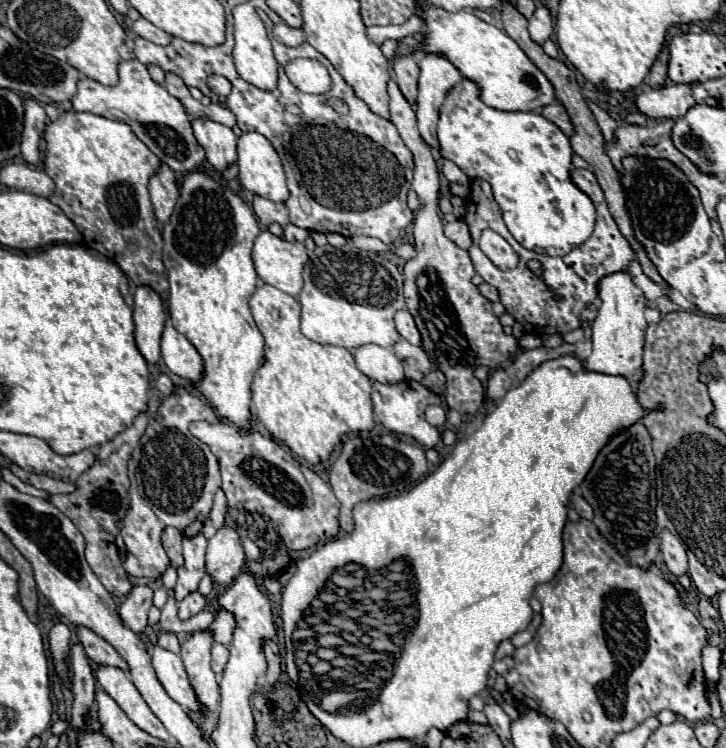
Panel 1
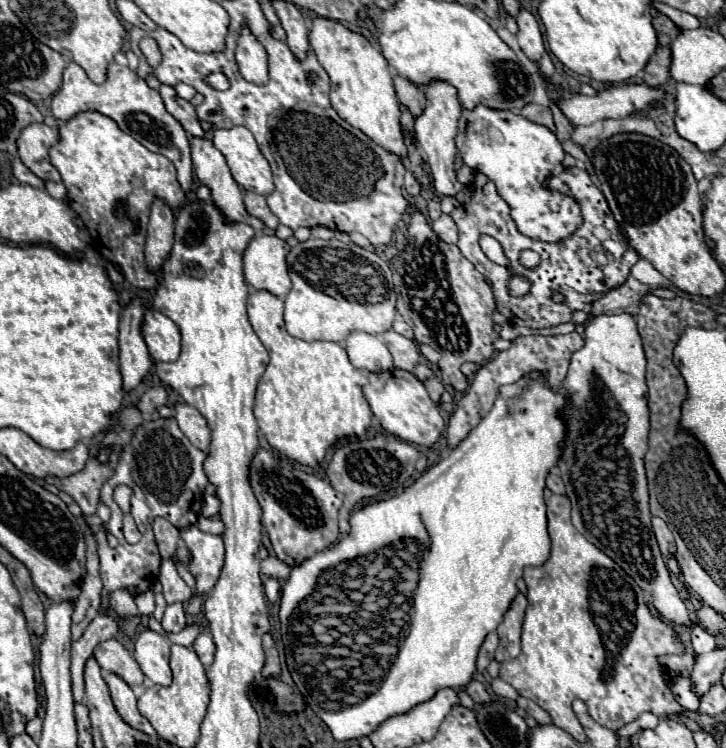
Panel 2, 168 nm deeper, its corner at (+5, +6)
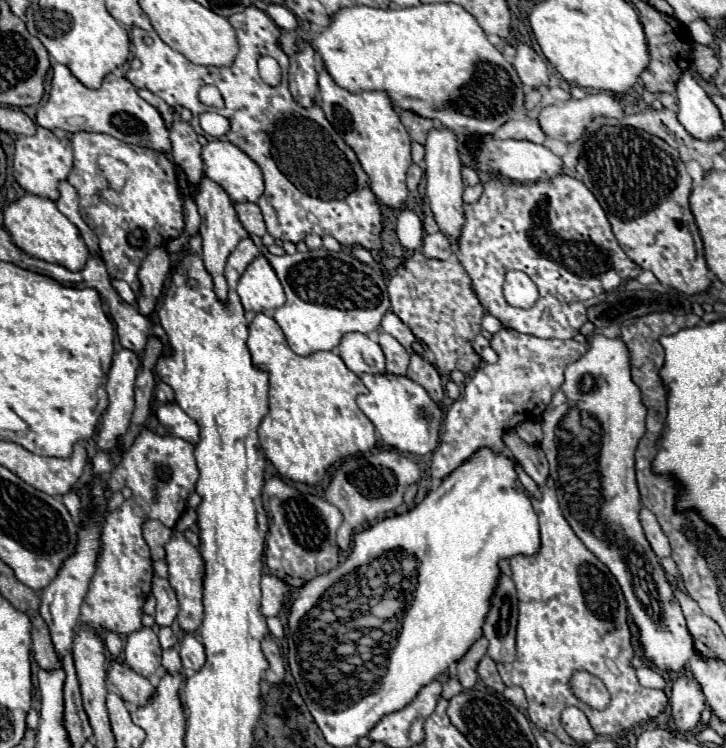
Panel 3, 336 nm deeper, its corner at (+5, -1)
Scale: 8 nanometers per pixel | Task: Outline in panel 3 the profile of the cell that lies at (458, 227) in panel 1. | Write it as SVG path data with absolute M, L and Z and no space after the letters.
M426 234L422 240L422 254L428 258L436 258L436 260L450 260L452 258L452 244L450 240L442 234Z

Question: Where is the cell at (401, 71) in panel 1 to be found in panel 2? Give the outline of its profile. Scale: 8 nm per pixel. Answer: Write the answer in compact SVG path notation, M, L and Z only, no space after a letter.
M400 75L394 77L394 89L396 89L398 101L402 105L406 105L414 117L418 117L422 113L422 109L426 107L424 91L418 85L412 85L412 81L408 81L406 77L400 77Z

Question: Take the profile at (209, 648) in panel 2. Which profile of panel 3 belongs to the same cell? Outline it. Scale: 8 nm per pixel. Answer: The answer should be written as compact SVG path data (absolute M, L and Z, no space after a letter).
M184 634L184 638L180 640L178 644L178 652L180 652L180 660L182 660L182 666L186 670L200 670L204 666L204 646L202 642L194 636L194 634Z

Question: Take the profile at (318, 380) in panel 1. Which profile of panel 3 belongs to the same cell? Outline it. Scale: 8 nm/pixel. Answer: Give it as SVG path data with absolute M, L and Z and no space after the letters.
M266 314L254 316L248 334L252 364L270 376L270 412L258 428L260 446L282 478L318 486L334 462L376 446L374 424L356 406L356 396L366 388L336 352L316 352L306 358L294 354L280 326Z

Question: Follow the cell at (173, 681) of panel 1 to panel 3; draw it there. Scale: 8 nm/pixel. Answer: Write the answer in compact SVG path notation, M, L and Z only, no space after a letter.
M140 628L126 636L124 658L134 672L146 678L152 676L156 670L160 670L160 656L162 656L162 648L152 628Z

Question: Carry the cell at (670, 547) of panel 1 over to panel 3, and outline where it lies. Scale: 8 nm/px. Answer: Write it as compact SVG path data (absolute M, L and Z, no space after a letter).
M644 506L640 508L640 524L642 524L644 536L646 536L646 540L650 542L652 550L656 552L656 556L658 556L658 558L668 556L668 554L670 554L670 542L668 542L668 538L664 536L664 532L660 530L660 526L658 526L656 518L652 516L652 512L648 512L648 508L644 508Z

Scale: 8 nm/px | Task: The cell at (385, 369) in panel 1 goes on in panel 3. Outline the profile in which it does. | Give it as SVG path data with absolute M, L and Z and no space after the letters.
M350 332L340 340L340 358L354 374L384 374L384 352L378 342L370 340L366 334Z

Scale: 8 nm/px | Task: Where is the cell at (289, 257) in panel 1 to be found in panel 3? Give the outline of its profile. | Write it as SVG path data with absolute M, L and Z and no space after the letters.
M258 256L240 276L236 292L246 312L270 314L286 302L282 284L264 256Z

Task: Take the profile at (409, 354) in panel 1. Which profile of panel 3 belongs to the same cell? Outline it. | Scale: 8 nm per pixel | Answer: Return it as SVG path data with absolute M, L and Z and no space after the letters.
M380 332L378 344L386 354L386 372L390 372L390 374L406 374L410 354L402 348L402 344L396 338L392 338L390 334L386 334L386 332Z

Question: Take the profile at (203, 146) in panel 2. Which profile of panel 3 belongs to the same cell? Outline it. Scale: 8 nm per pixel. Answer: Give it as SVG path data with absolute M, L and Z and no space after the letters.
M204 178L202 186L200 186L200 192L196 196L196 206L198 206L198 212L200 212L200 218L202 218L202 224L200 224L200 236L202 236L202 260L204 260L204 268L208 270L208 274L212 276L212 282L214 282L214 292L218 296L220 302L226 304L226 298L228 298L228 284L226 284L226 278L224 278L224 264L230 256L230 252L236 248L236 244L248 236L248 232L242 228L242 224L238 222L236 218L236 210L228 198L228 194L214 182L210 182L208 178Z

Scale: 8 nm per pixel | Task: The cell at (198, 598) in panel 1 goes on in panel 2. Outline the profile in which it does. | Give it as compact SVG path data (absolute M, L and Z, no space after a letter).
M172 603L166 607L166 615L162 619L162 627L168 631L168 633L178 633L180 629L184 629L186 625L186 613L184 613L184 607L182 603Z

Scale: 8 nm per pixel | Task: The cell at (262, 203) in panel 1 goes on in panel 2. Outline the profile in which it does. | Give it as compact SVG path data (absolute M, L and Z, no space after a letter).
M246 191L244 193L244 205L246 205L246 211L252 217L262 219L270 229L276 229L280 225L280 221L276 221L276 215L268 209L268 203L266 203L264 195L256 195L252 191Z

